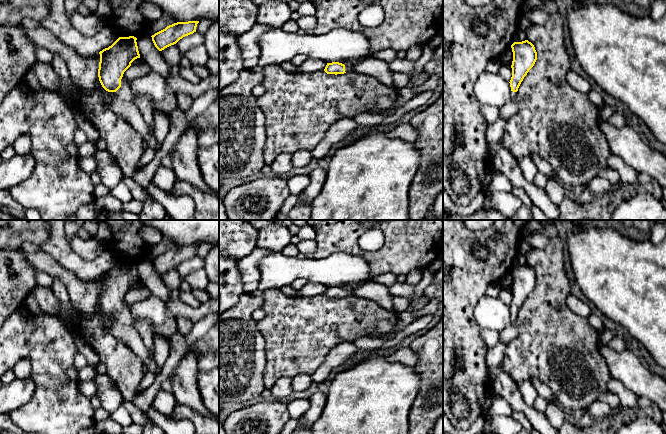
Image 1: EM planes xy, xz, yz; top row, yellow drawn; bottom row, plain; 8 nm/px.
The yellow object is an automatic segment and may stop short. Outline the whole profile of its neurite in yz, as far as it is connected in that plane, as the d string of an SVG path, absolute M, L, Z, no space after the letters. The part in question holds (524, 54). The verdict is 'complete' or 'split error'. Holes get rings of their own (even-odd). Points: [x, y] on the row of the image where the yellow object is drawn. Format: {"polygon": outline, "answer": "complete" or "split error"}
{"polygon": "M528 40L514 42L511 48L513 61L511 65L512 77L509 83L511 87L511 98L516 99L521 82L537 60L537 52L534 45Z", "answer": "split error"}

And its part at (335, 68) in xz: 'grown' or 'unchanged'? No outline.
grown

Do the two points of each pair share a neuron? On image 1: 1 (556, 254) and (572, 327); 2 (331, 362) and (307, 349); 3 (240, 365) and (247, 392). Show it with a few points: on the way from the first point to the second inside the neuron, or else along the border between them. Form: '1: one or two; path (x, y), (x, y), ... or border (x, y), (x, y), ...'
1: one; path (555, 272), (555, 309)
2: two; border (341, 342), (329, 352), (311, 375)
3: one; path (240, 372), (240, 378), (247, 385)

